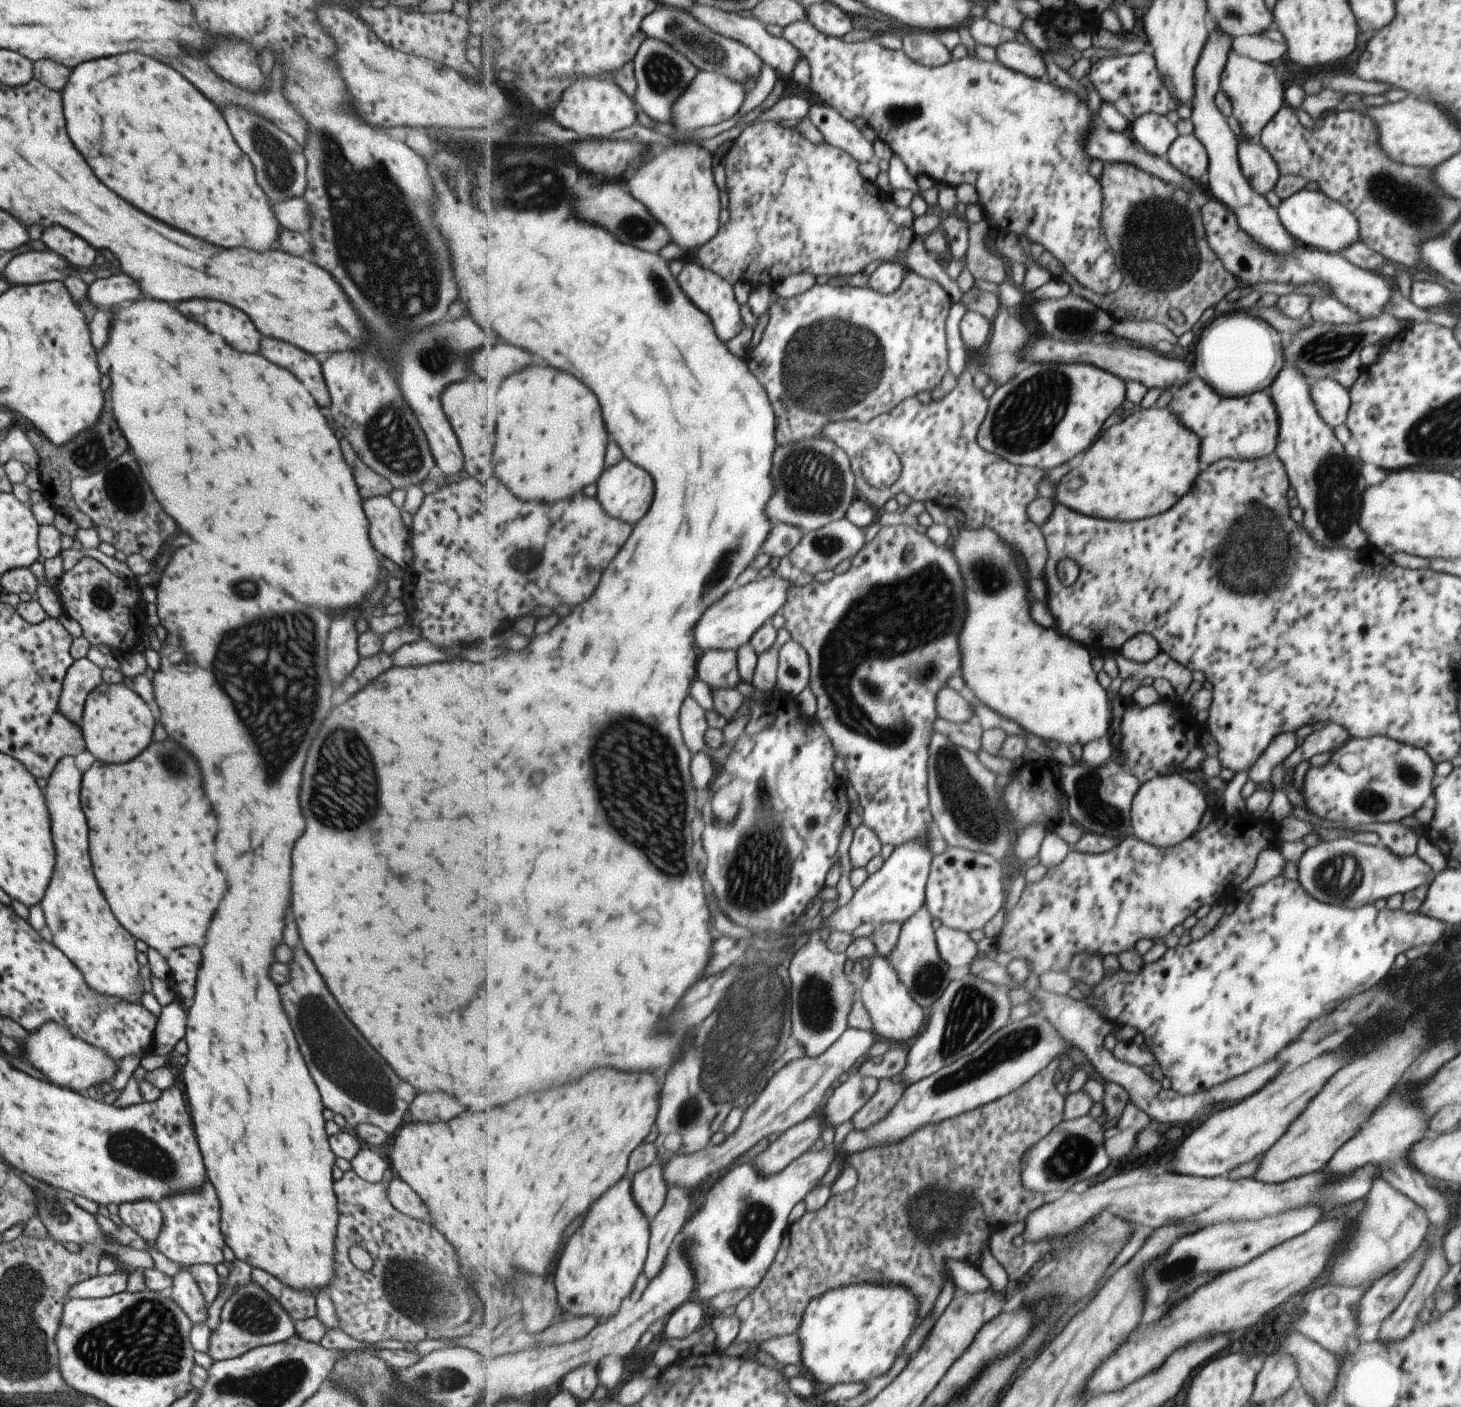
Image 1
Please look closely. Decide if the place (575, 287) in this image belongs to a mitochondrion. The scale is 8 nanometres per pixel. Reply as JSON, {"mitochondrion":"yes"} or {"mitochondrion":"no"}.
{"mitochondrion":"no"}

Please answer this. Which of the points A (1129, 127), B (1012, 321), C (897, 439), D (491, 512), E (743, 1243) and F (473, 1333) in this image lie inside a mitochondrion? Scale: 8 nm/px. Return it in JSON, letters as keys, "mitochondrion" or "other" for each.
{"A":"other","B":"other","C":"other","D":"other","E":"mitochondrion","F":"other"}

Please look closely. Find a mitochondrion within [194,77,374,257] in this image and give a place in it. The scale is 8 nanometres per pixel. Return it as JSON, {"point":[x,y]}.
{"point":[278,168]}

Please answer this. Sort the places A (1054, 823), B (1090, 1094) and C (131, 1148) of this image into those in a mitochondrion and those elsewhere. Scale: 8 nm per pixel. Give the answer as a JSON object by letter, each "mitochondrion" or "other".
{"A":"other","B":"other","C":"mitochondrion"}

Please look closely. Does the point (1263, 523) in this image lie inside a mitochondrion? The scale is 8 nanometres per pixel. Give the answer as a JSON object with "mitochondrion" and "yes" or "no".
{"mitochondrion":"yes"}

